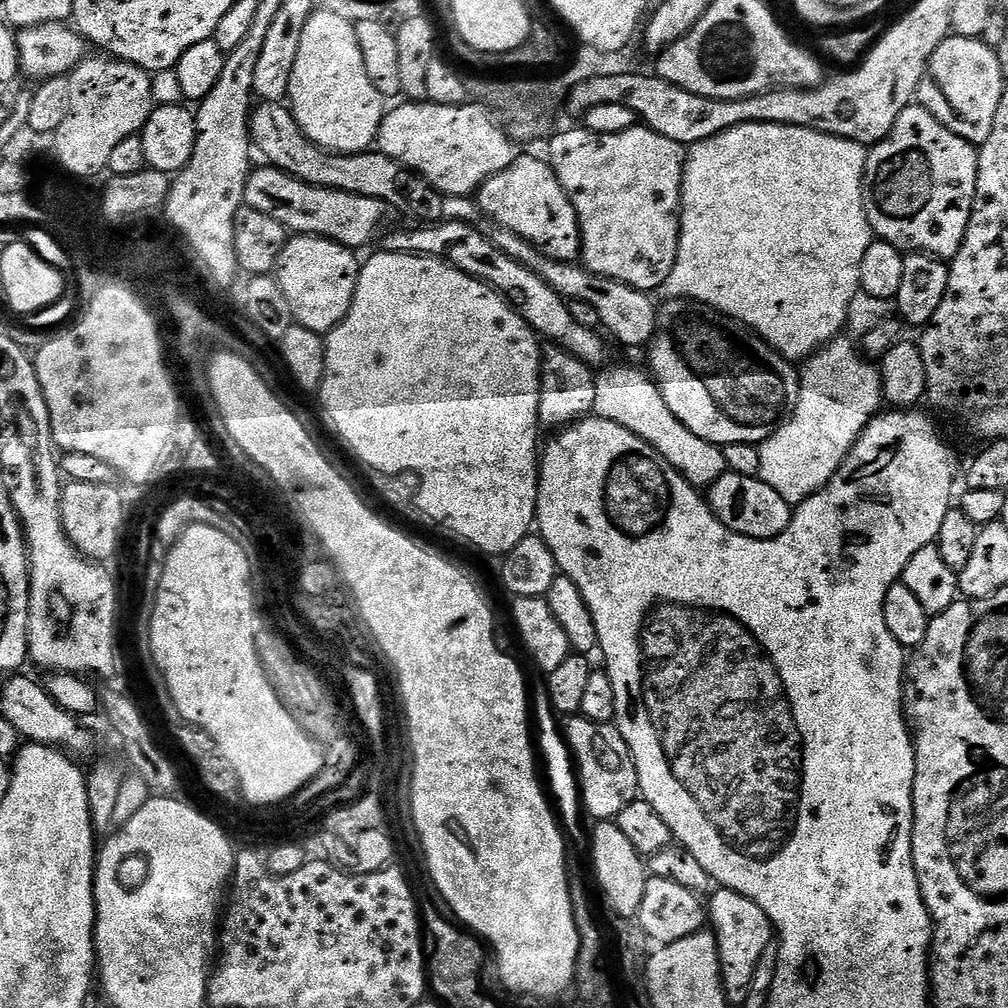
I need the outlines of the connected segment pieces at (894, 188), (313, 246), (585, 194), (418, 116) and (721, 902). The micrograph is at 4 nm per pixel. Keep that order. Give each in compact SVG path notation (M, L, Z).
M913 106L898 114L894 130L877 144L868 148L864 171L864 205L873 233L905 254L923 252L938 260L950 262L958 254L964 241L966 226L976 197L978 152L969 142L954 134L934 114Z
M296 234L289 239L278 258L274 275L278 286L282 286L282 294L286 294L286 303L290 306L293 321L299 327L311 332L327 334L342 323L352 305L352 299L356 293L356 283L360 277L362 264L359 259L356 261L356 256L357 253L353 249L321 236L301 236Z
M583 126L559 132L547 141L546 159L562 190L566 190L580 223L580 260L583 267L599 276L614 278L626 286L637 288L640 292L652 294L655 288L663 289L678 258L685 145L647 126L622 130L618 134L594 134Z
M403 102L397 108L389 107L384 113L380 129L376 135L375 147L394 162L409 168L439 192L448 196L472 196L480 191L481 184L494 174L506 170L514 159L513 141L500 129L487 108L475 102L442 106L431 102Z
M717 887L710 899L706 904L706 916L718 946L724 993L728 996L729 1005L743 1006L750 994L750 982L754 982L754 970L758 970L762 950L774 943L772 919L768 917L766 910L762 910L762 906L758 906L758 902L729 888Z

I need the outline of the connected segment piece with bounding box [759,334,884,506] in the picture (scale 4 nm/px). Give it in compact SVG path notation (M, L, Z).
M844 334L837 336L820 351L808 357L800 372L800 393L796 408L783 426L759 445L761 456L759 479L764 480L766 486L778 490L778 494L782 494L782 498L786 498L786 502L793 506L801 504L803 500L810 498L832 481L834 474L844 465L848 452L856 445L856 439L860 437L864 427L882 408L884 389L880 386L879 367L871 359L865 358L862 352L860 357L855 342L847 340L846 337Z

